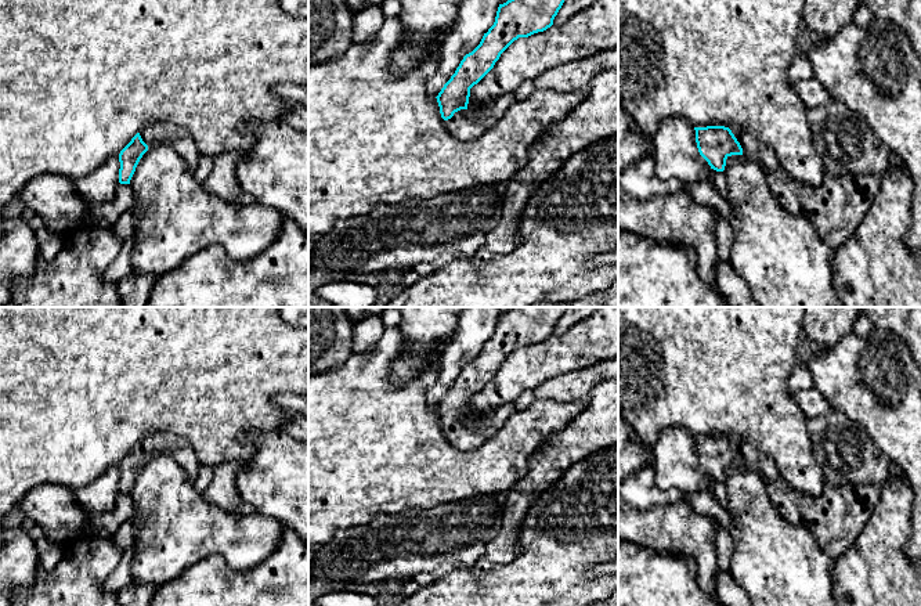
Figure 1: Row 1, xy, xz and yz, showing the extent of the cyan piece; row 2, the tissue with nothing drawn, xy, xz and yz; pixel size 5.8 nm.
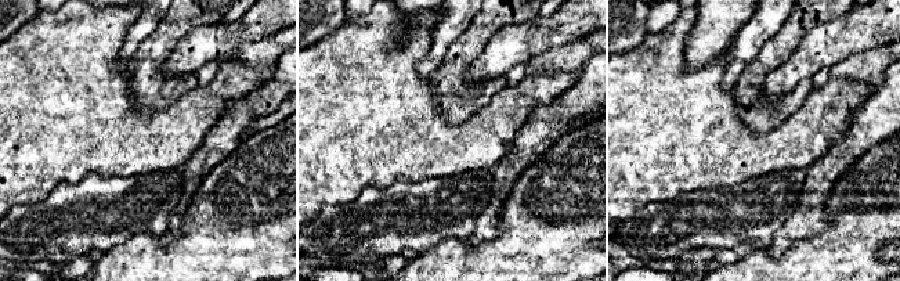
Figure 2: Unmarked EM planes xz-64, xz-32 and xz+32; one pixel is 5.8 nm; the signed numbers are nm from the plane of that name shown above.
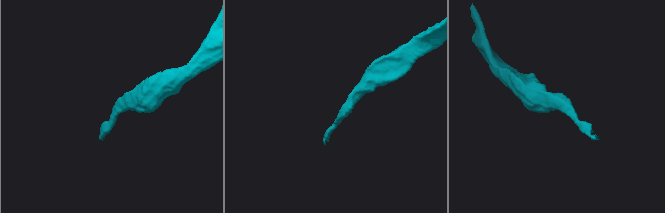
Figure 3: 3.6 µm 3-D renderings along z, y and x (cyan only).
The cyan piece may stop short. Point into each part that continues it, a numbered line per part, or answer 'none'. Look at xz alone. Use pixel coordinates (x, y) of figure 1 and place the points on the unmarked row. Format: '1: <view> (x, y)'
none

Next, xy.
none

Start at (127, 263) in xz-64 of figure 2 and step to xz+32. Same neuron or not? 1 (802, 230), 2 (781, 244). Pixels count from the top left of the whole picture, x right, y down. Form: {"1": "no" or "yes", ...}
{"1": "no", "2": "no"}

